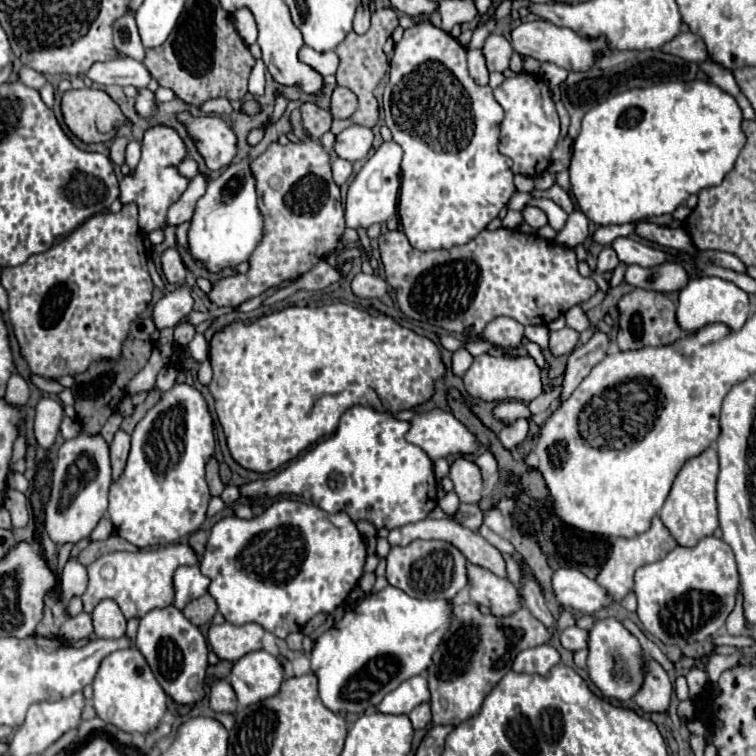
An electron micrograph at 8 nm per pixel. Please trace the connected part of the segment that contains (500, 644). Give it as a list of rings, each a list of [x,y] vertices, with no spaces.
[[[475,603],[455,605],[451,625],[443,635],[427,671],[433,723],[459,725],[465,721],[473,715],[473,711],[477,711],[477,707],[481,707],[485,695],[505,675],[505,671],[511,669],[519,651],[543,643],[551,643],[551,633],[527,607],[521,607],[507,617],[497,617],[491,613],[483,615]]]

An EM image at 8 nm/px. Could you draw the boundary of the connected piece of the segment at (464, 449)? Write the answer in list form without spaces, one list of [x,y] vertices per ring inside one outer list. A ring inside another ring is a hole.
[[[431,409],[427,413],[417,413],[411,421],[405,439],[419,445],[431,461],[447,455],[465,455],[475,451],[475,435],[467,431],[449,411]]]

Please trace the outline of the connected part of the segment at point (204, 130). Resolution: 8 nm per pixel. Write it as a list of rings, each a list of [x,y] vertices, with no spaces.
[[[189,113],[179,115],[179,119],[187,125],[199,153],[205,157],[205,163],[211,171],[217,171],[231,163],[237,151],[237,139],[225,121],[213,115],[195,119]]]

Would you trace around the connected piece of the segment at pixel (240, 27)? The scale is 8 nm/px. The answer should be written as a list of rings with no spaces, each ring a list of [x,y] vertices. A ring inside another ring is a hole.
[[[241,9],[233,17],[235,17],[235,29],[237,29],[239,37],[247,45],[253,45],[257,41],[257,25],[255,25],[255,19],[253,19],[251,11],[249,9]]]

